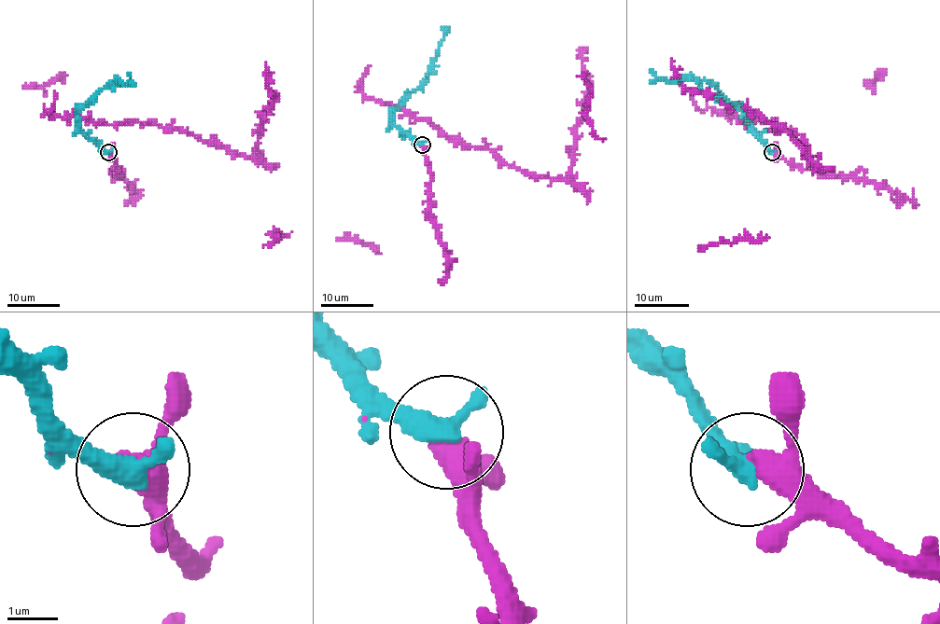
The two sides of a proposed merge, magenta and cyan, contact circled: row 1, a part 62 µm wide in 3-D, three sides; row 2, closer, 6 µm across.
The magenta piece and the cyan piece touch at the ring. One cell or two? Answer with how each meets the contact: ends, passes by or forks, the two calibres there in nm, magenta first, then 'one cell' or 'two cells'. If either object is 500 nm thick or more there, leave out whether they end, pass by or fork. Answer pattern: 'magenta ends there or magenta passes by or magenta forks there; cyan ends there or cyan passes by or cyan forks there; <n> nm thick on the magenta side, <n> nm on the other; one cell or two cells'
400 nm thick on the magenta side, 500 nm on the other; one cell

